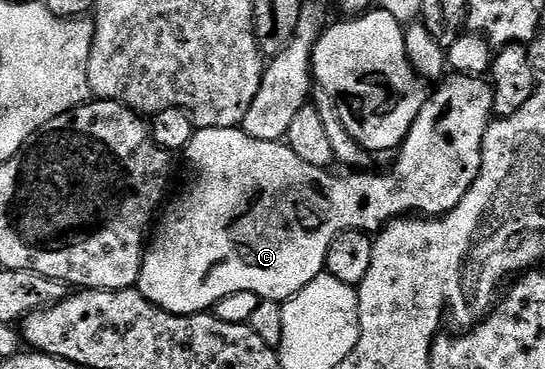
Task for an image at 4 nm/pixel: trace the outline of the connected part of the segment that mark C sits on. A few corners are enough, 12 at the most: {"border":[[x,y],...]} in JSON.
{"border":[[492,89],[425,98],[396,171],[199,128],[139,291],[175,315],[287,301],[339,231],[453,211]]}

